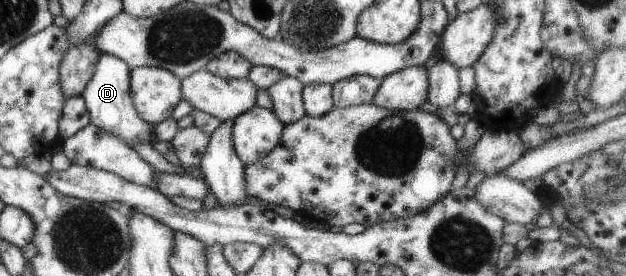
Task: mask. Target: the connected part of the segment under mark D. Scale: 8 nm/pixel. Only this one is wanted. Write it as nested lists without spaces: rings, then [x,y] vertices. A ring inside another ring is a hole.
[[[101,54],[95,64],[95,70],[91,74],[85,90],[81,97],[85,102],[87,112],[89,112],[90,124],[95,128],[103,130],[105,134],[111,134],[113,138],[123,142],[125,146],[132,146],[137,142],[156,142],[153,130],[155,125],[148,124],[139,118],[137,110],[129,95],[130,69],[122,59],[111,54]]]

